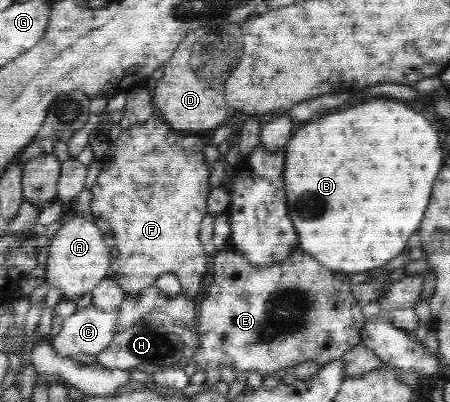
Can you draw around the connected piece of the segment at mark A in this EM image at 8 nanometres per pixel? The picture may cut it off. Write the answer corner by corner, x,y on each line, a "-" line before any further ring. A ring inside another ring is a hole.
71,217
48,243
44,282
51,289
61,291
62,301
77,303
85,293
89,293
100,281
105,280
111,261
109,245
96,224
85,218

